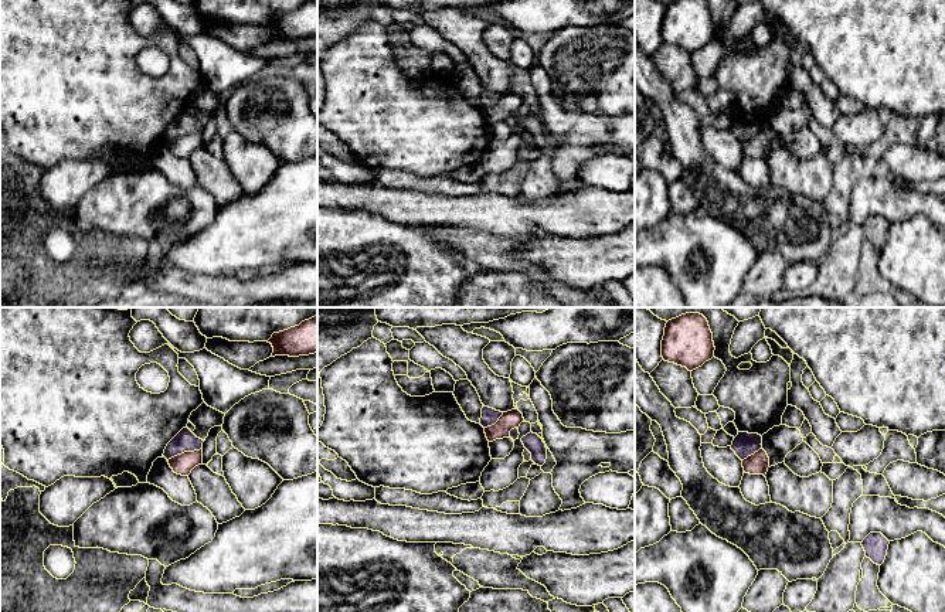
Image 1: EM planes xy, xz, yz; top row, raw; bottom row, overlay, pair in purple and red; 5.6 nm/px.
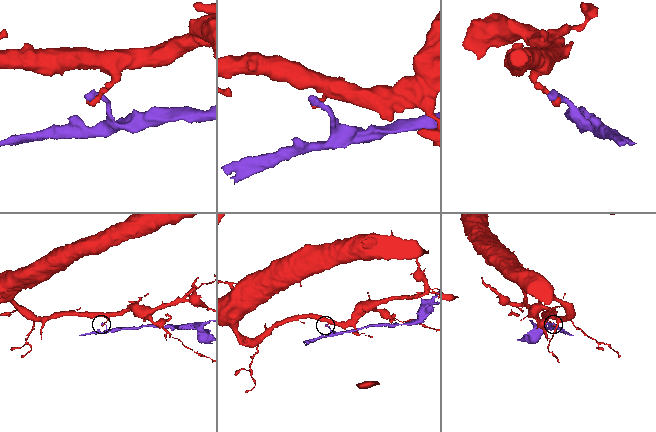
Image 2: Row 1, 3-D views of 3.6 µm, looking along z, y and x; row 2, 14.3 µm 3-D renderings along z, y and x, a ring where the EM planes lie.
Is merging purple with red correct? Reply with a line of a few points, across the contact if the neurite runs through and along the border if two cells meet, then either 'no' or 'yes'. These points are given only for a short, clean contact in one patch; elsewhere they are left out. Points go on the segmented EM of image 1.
xy (201, 448), (193, 452), (177, 454), (167, 461) | no

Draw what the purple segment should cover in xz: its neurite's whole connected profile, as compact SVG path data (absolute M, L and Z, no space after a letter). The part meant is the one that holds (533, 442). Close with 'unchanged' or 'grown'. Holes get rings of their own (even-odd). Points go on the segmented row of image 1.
M530 432L521 438L521 442L531 453L531 460L538 466L543 466L547 459L547 448L543 439L537 434Z; unchanged

